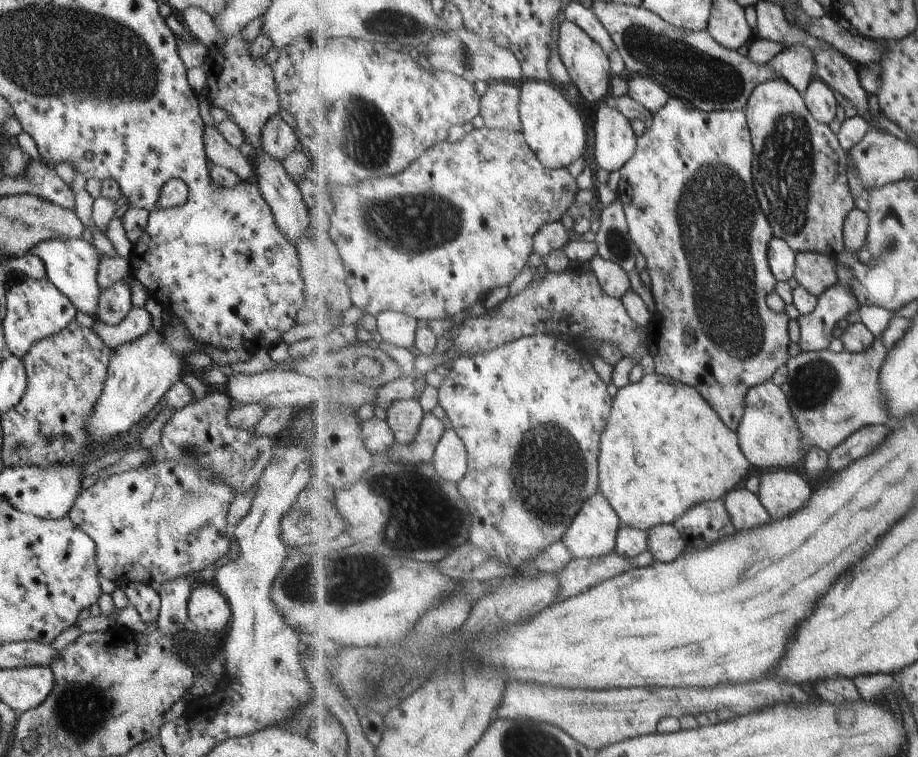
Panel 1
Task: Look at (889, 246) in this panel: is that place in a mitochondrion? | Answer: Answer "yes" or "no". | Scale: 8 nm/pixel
yes

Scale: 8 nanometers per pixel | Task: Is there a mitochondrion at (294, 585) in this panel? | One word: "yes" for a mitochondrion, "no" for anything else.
yes

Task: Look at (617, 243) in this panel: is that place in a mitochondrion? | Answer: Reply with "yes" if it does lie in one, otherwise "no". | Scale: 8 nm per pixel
yes

